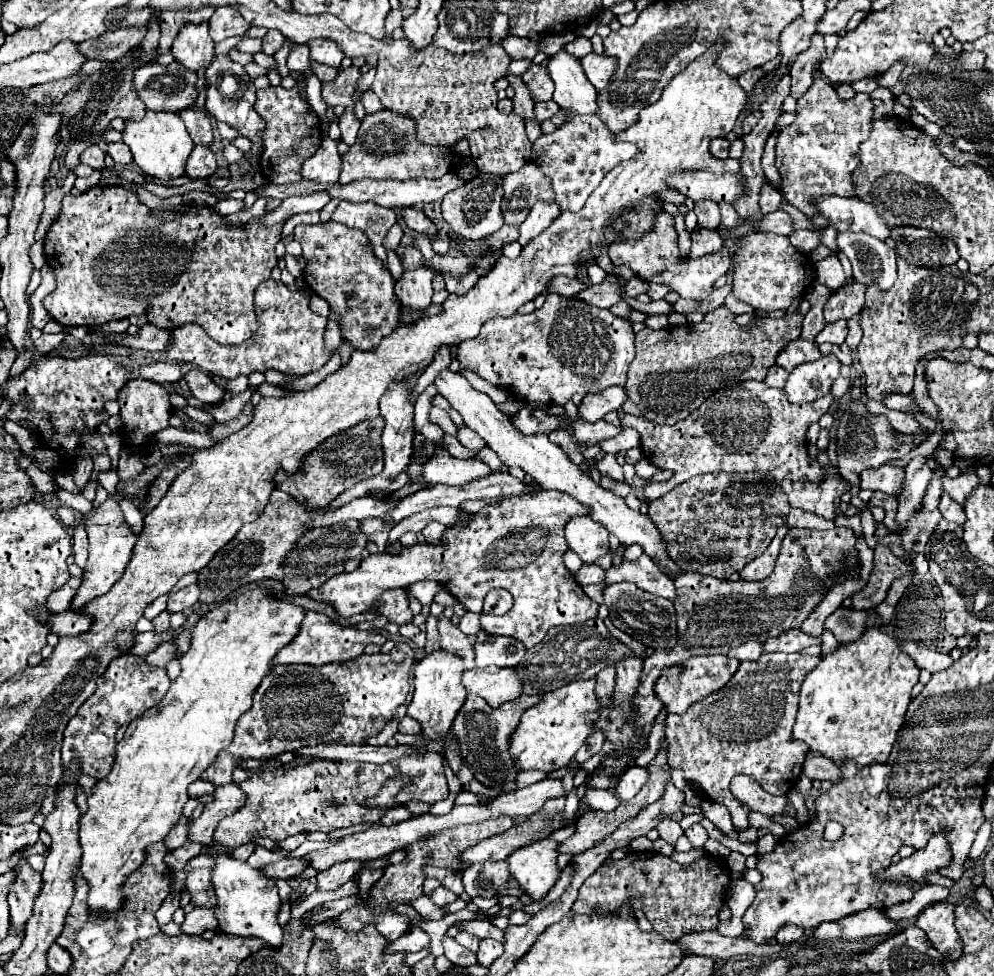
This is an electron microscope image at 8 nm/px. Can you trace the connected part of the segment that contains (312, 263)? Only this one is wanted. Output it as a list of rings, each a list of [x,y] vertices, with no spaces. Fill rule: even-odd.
[[[326,221],[314,227],[296,227],[294,241],[302,245],[302,257],[306,259],[304,281],[316,295],[330,303],[330,313],[340,319],[342,337],[346,337],[354,349],[374,349],[380,339],[398,325],[400,303],[394,295],[394,279],[382,259],[374,255],[370,239],[362,231]],[[366,327],[378,331],[366,333]]]

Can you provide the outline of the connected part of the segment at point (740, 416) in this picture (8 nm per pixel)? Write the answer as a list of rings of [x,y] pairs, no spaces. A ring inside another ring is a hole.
[[[746,381],[718,389],[706,399],[706,403],[702,403],[702,407],[698,407],[698,411],[692,411],[690,417],[676,425],[658,425],[634,415],[624,415],[622,425],[634,427],[640,433],[644,457],[652,465],[674,471],[674,477],[668,483],[654,483],[652,488],[644,488],[644,497],[648,501],[668,493],[678,483],[710,471],[762,471],[762,475],[770,475],[782,485],[792,507],[816,513],[824,519],[834,519],[834,499],[849,492],[850,487],[838,479],[832,467],[822,471],[818,463],[810,465],[806,461],[806,431],[830,409],[832,401],[832,395],[828,395],[814,403],[790,405],[782,389],[772,389],[760,381]]]

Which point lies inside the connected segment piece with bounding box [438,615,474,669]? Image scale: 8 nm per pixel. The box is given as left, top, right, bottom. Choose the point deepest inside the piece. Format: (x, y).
(453, 639)

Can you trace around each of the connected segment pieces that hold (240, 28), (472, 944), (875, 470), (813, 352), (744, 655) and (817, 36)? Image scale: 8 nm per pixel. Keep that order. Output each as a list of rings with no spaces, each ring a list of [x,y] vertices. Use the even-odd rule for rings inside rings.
[[[218,7],[208,23],[210,23],[210,37],[214,43],[220,43],[234,35],[244,35],[246,29],[250,27],[246,19],[232,7]]]
[[[458,933],[454,939],[456,939],[462,947],[470,949],[472,953],[476,953],[476,951],[478,951],[478,943],[480,943],[480,939],[478,939],[478,937],[474,937],[474,935],[470,935],[470,933]]]
[[[882,465],[882,467],[870,467],[862,471],[860,477],[860,489],[872,489],[872,491],[884,491],[886,495],[900,495],[902,489],[902,479],[904,479],[904,469],[902,467],[892,467],[892,465]]]
[[[796,339],[794,343],[786,343],[786,347],[782,347],[782,351],[778,351],[776,365],[784,367],[786,371],[792,371],[796,365],[814,361],[818,357],[820,357],[820,351],[814,343],[810,343],[806,339]]]
[[[748,641],[748,643],[744,643],[744,645],[728,651],[728,655],[734,657],[734,659],[738,659],[738,661],[746,661],[746,659],[752,659],[754,661],[762,653],[764,653],[764,647],[762,647],[762,643],[756,643],[756,641]]]
[[[814,33],[810,39],[810,47],[806,51],[802,51],[794,65],[790,67],[790,77],[792,77],[792,97],[800,97],[804,95],[804,91],[812,85],[814,73],[820,67],[820,61],[824,59],[824,35],[822,33]]]

